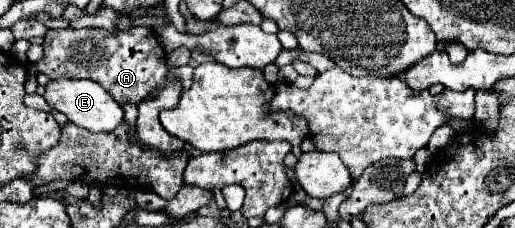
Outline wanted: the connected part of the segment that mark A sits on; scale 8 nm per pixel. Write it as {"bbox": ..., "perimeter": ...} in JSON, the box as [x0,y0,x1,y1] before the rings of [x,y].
{"bbox":[35,27,167,105],"perimeter":[[[93,27],[47,31],[43,59],[39,59],[35,67],[49,79],[93,79],[105,87],[119,105],[141,103],[155,87],[165,83],[167,75],[165,51],[149,27],[133,27],[129,31],[105,31]]]}

